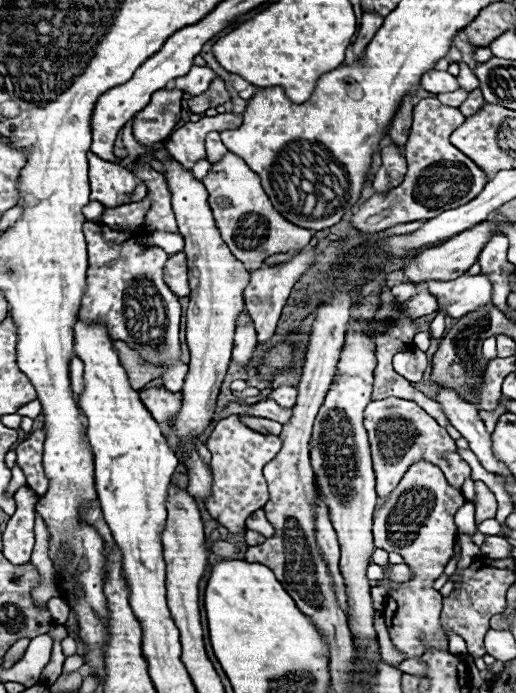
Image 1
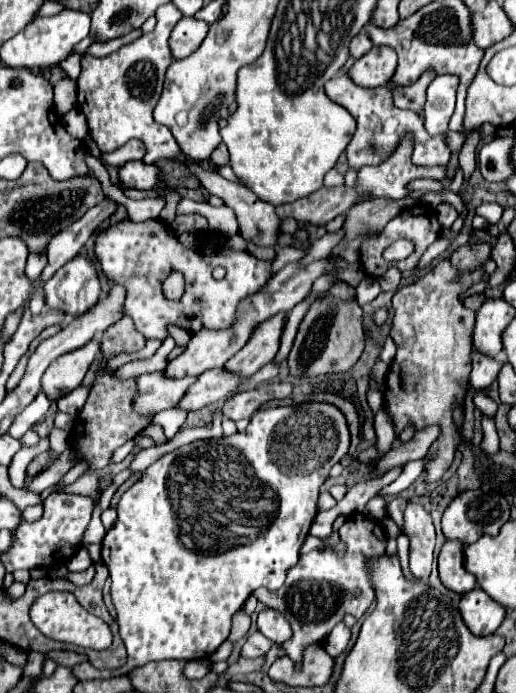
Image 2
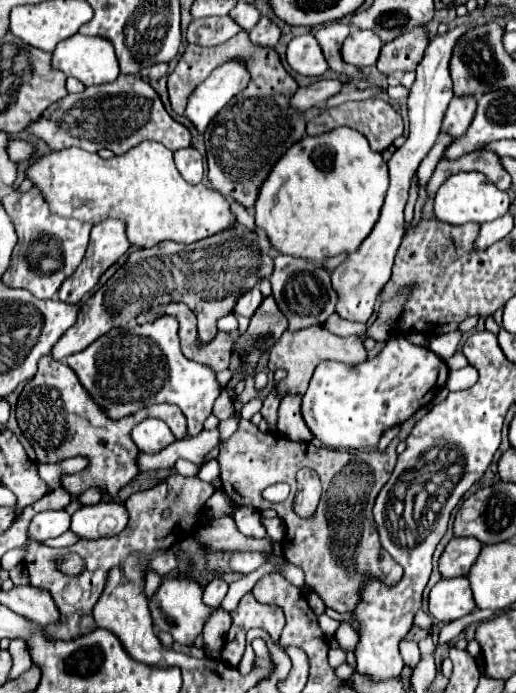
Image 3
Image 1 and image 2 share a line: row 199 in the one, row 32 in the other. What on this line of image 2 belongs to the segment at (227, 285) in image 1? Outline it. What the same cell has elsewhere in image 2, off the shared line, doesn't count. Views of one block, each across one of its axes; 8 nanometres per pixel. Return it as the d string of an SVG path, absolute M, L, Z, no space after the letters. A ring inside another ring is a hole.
M180 18L170 36L170 52L176 60L190 56L208 34L208 24L196 18Z

